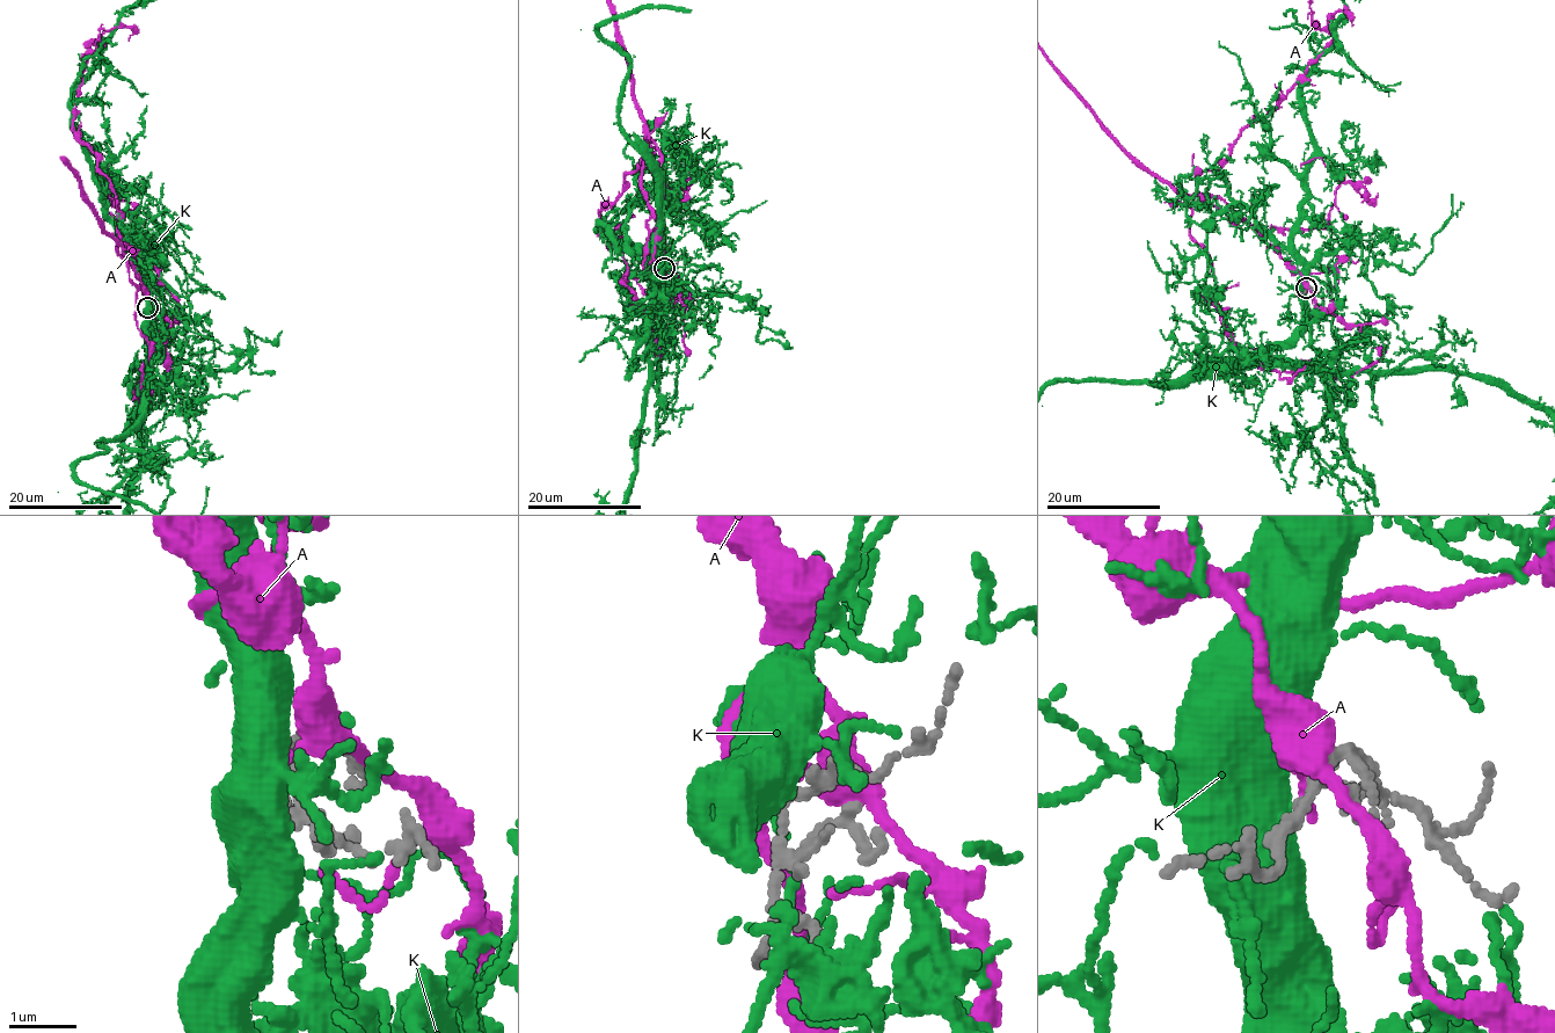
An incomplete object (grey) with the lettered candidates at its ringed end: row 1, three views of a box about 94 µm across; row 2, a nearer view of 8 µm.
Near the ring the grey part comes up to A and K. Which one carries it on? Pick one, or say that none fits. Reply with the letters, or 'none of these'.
K

